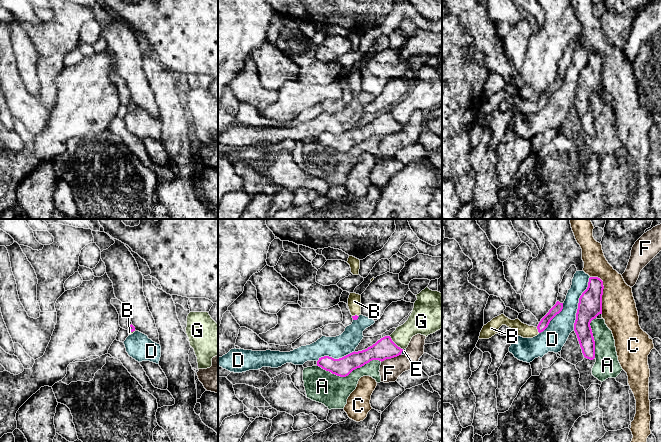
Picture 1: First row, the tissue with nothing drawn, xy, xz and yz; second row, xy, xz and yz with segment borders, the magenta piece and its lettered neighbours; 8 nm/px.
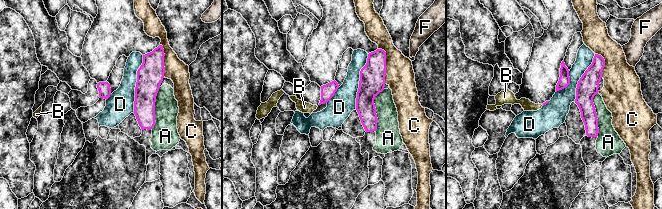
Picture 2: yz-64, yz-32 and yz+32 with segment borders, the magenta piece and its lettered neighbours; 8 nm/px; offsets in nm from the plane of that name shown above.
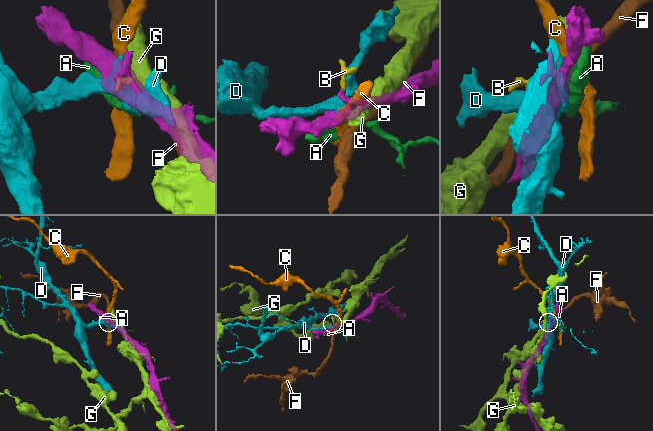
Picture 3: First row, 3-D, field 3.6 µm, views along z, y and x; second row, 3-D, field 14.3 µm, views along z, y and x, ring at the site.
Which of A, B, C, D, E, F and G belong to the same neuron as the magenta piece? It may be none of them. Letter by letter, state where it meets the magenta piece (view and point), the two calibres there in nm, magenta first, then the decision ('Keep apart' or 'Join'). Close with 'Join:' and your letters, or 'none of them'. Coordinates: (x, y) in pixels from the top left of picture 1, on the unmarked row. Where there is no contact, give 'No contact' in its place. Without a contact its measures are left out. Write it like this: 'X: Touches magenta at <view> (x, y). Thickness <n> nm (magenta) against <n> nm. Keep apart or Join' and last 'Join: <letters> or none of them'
A: Touches magenta at xz (349, 149). Thickness 150 nm (magenta) against 260 nm. Keep apart
B: Touches magenta at yz (538, 106). Thickness 80 nm (magenta) against 110 nm. Join
C: Touches magenta at yz (602, 67). Thickness 190 nm (magenta) against 280 nm. Keep apart
D: Touches magenta at yz (578, 80). Thickness 190 nm (magenta) against 190 nm. Keep apart
E: Touches magenta at xz (401, 128). Thickness 170 nm (magenta) against 30 nm. Keep apart
F: Touches magenta at xz (391, 133). Thickness 170 nm (magenta) against 180 nm. Keep apart
G: Touches magenta at xz (395, 120). Thickness 170 nm (magenta) against 180 nm. Keep apart
Join: B

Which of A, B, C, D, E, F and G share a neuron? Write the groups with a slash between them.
A / B / C / D / E F / G

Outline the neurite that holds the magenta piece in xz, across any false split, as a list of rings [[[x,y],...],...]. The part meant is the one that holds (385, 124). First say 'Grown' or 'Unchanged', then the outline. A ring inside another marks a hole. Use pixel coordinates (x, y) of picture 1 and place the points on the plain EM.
Unchanged. [[[385,112],[365,126],[352,128],[342,134],[329,132],[319,134],[317,142],[340,153],[348,152],[353,146],[364,142],[372,136],[384,137],[401,131],[403,125],[398,123],[390,112]]]

